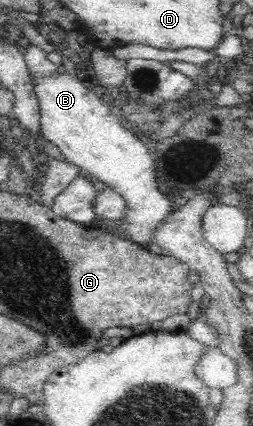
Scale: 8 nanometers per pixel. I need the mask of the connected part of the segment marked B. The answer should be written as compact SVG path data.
M74 75L38 77L33 87L41 110L43 138L55 144L75 168L124 199L126 216L115 222L117 234L145 248L155 242L155 230L170 216L172 202L158 190L154 154L146 147L145 139L113 114L106 97L96 96Z

